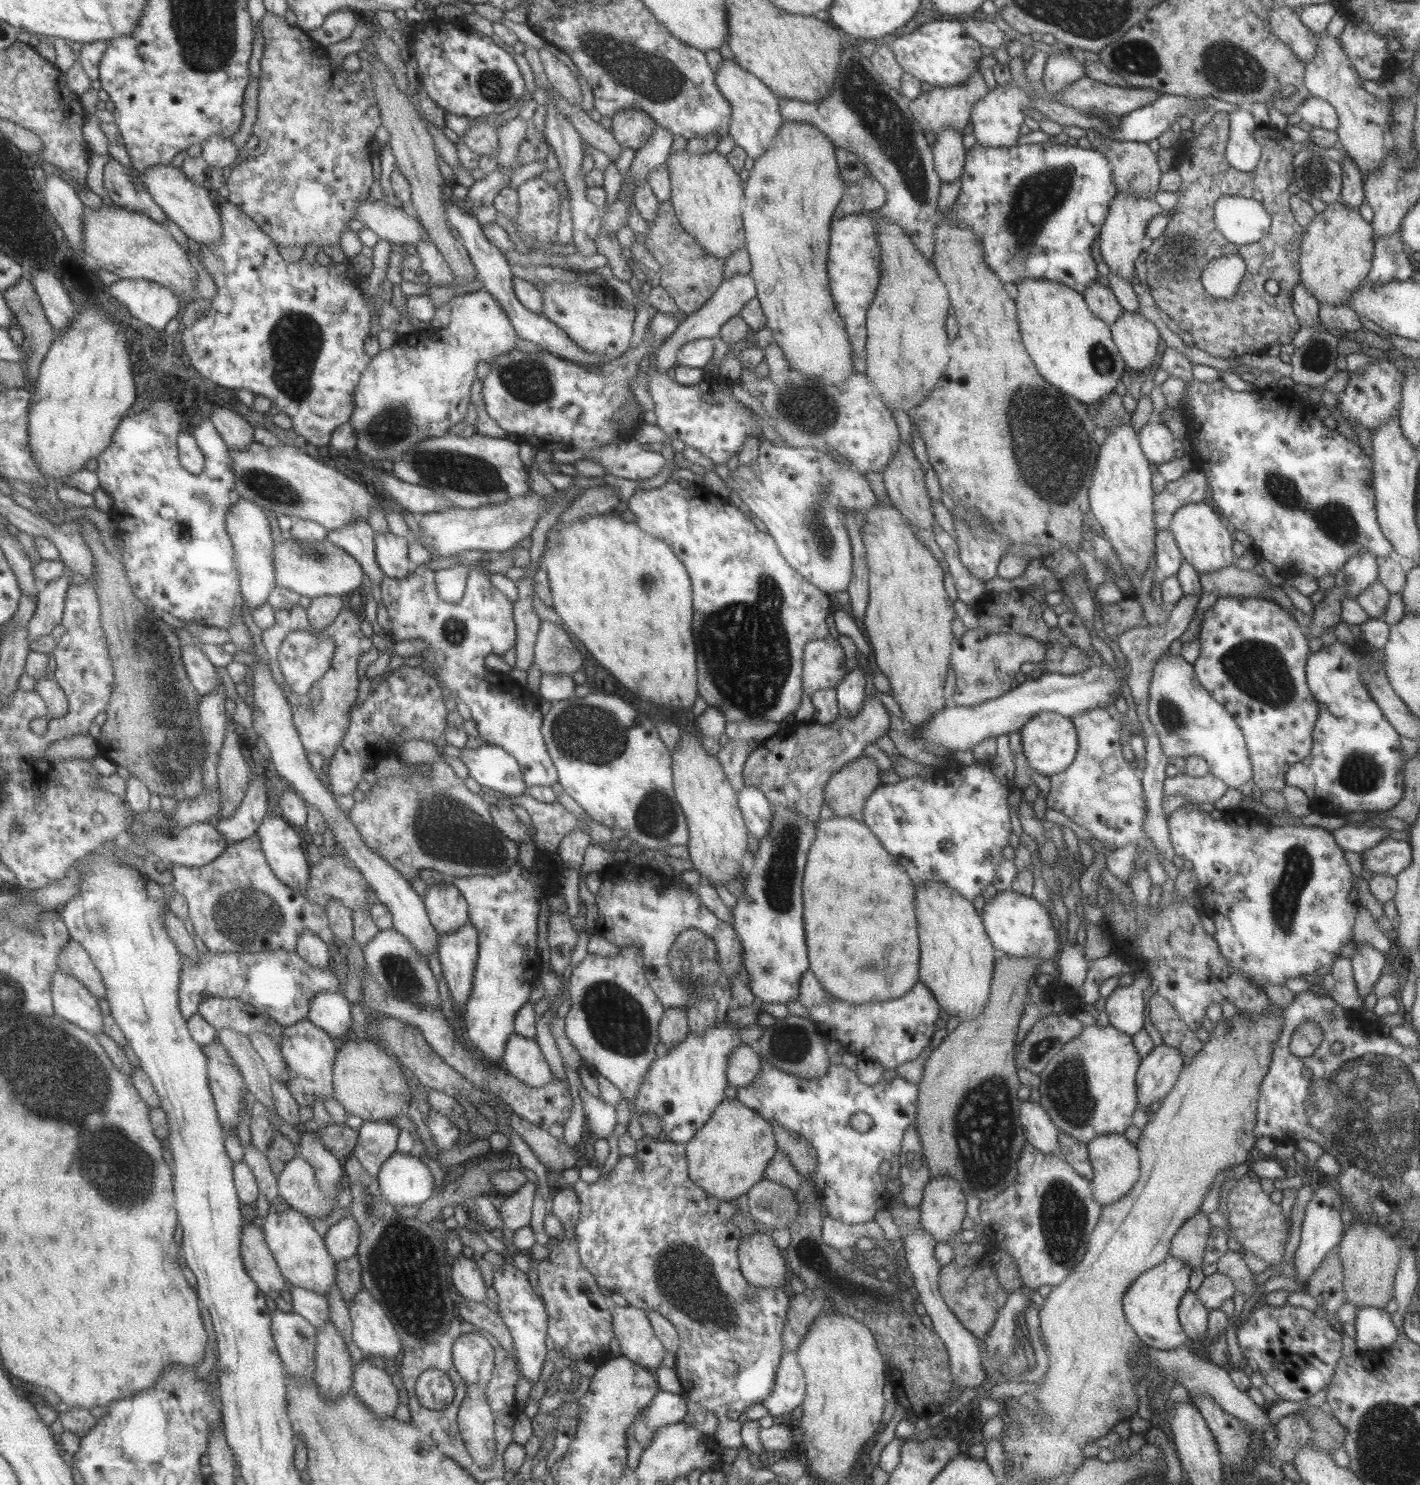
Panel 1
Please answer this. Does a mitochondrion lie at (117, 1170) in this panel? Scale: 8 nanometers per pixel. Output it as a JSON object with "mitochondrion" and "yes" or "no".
{"mitochondrion":"yes"}

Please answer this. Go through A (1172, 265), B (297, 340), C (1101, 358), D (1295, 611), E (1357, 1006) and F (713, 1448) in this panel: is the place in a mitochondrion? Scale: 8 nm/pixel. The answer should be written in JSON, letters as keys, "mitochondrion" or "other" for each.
{"A":"mitochondrion","B":"mitochondrion","C":"mitochondrion","D":"other","E":"other","F":"other"}

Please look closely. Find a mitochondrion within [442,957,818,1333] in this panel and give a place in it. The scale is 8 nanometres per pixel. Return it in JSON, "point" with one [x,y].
{"point":[679,1279]}

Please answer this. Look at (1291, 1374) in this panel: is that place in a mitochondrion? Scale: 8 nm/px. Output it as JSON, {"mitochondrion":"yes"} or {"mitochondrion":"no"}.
{"mitochondrion":"no"}

